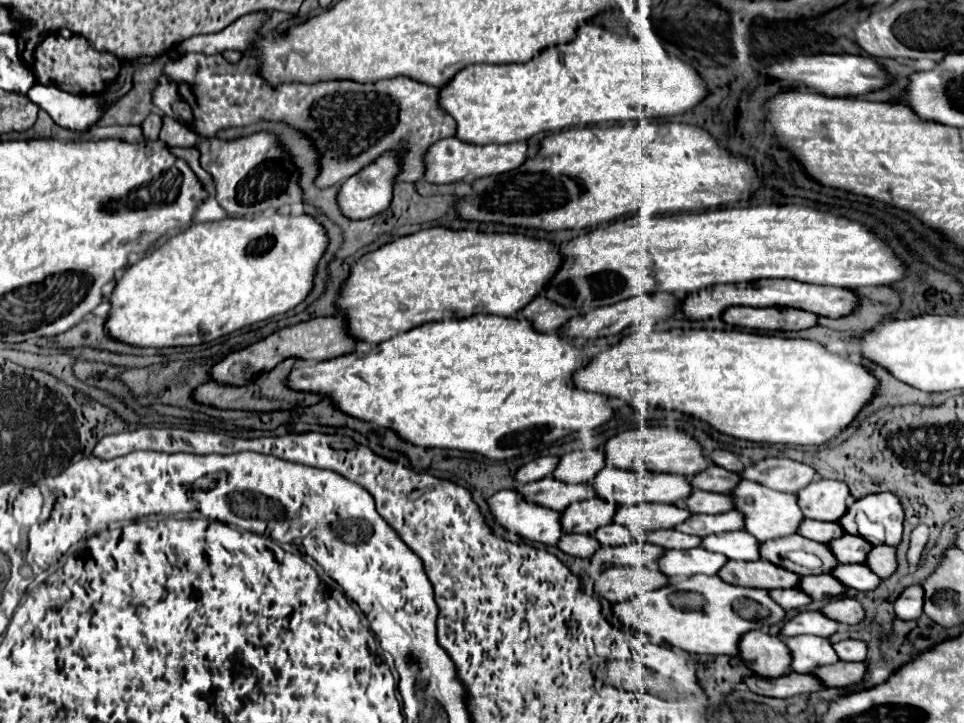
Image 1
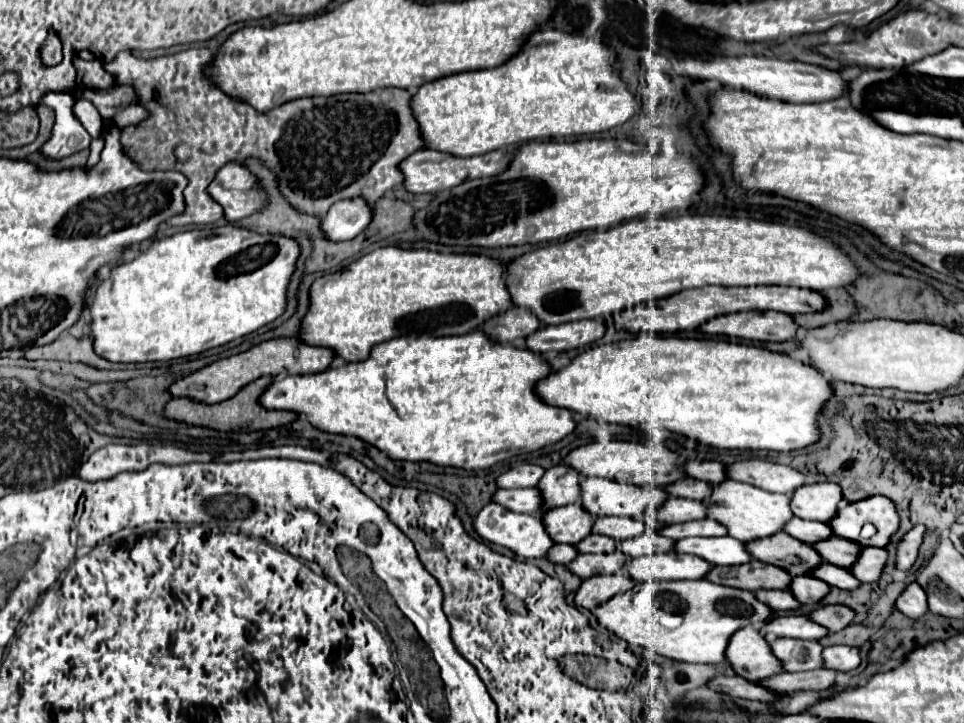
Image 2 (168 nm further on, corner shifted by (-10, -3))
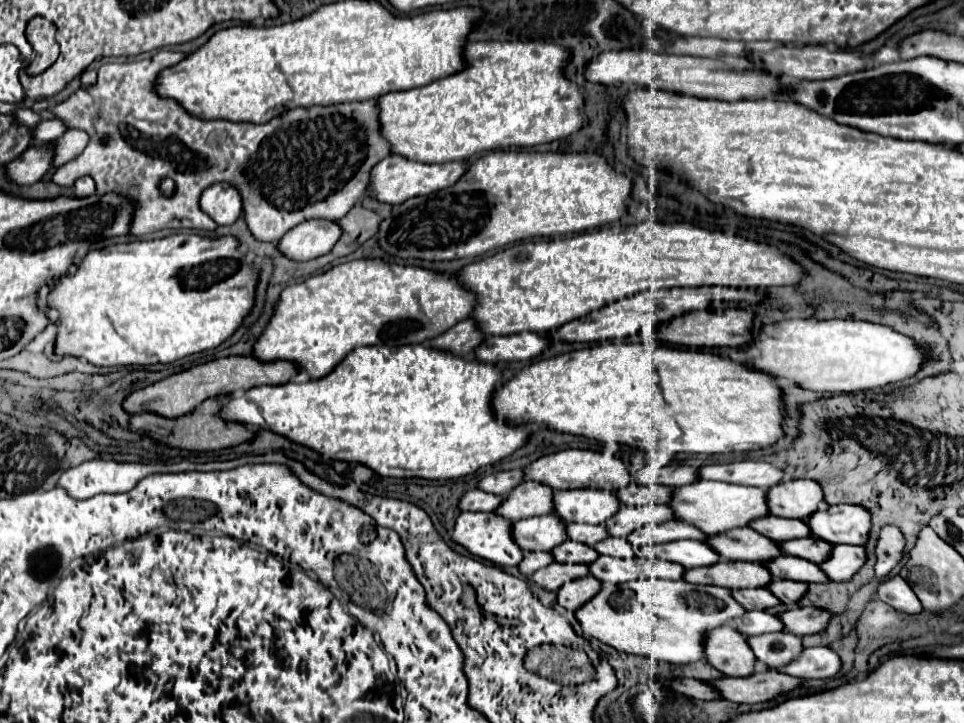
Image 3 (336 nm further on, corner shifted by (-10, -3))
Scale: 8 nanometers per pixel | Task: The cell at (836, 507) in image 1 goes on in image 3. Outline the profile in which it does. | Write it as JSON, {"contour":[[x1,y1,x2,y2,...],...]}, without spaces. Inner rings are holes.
{"contour":[[790,480,768,490,770,514,782,518,810,518,820,502,824,502,824,490,816,480]]}

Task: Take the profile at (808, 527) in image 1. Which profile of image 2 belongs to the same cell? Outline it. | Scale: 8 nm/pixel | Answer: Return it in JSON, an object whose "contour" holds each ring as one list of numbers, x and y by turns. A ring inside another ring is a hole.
{"contour":[[790,518,784,528,786,534,790,534,796,540,802,540,804,544,814,544,820,540,826,540,832,536,832,530,824,522,810,522,802,518]]}

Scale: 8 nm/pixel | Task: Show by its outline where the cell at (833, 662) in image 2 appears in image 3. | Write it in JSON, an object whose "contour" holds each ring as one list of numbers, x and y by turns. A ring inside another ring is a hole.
{"contour":[[818,646,818,648,806,648,806,652,802,652,802,656,794,660,794,664,778,668,778,672,810,680,810,678,832,678,834,674,840,672,840,668,842,660,838,652,834,652,828,646]]}

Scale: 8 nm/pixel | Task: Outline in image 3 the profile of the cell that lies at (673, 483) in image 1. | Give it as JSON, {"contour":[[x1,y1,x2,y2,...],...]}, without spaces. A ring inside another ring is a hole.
{"contour":[[576,488,576,490,558,490,554,494,556,514,562,520,570,522,586,522,586,524,604,524,610,520,620,508,622,502,610,490,596,488]]}

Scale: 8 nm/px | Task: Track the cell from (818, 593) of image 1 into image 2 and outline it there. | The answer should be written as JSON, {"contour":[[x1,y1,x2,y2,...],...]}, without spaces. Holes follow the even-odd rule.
{"contour":[[796,576,796,578,792,578,788,590,792,592,792,596,800,604,812,606,812,604,816,604,820,598,824,598,828,594,830,586,824,584,818,578,812,578,812,576]]}

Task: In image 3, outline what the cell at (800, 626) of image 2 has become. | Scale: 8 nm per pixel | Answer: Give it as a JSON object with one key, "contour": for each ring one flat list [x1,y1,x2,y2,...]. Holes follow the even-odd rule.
{"contour":[[746,612,746,616,732,622,744,636,758,636,766,632,782,632,784,624,776,614,770,612]]}

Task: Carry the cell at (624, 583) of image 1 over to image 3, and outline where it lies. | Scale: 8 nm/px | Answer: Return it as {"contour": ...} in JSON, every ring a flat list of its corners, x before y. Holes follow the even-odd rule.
{"contour":[[594,576,572,580,558,590,558,602,560,606,576,612,582,604,592,600,600,592,600,588,602,588,602,582]]}

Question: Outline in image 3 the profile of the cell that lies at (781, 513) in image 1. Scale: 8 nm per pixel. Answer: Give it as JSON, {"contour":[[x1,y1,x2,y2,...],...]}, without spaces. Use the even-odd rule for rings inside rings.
{"contour":[[698,480,694,484,680,486,674,492,670,506,674,508,674,512,680,520,690,520,690,524,700,528,708,536,724,534,734,528,744,528,752,520,770,514,766,490,752,488,752,486,728,484,728,482,710,482,710,480]]}

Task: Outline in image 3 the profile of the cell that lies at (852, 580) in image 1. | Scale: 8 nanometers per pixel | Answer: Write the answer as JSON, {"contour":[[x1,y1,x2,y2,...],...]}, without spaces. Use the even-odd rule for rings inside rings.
{"contour":[[778,556,778,560,770,560,770,574,774,580,796,580,796,582,828,582,830,578,822,568,814,562,796,558,796,556]]}

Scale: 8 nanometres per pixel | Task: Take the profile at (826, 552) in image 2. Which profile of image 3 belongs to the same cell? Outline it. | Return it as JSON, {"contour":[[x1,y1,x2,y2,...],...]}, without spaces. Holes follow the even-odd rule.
{"contour":[[798,538,798,540,788,540,782,542,782,552,822,564,832,556,832,548,830,544,826,544,826,540,818,540,818,538]]}

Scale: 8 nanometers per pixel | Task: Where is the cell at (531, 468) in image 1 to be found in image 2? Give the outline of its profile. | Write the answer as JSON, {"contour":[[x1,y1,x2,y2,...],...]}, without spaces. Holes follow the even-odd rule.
{"contour":[[520,464,504,472,502,476,498,476,496,486,498,488,534,488,534,484,538,484,542,474,544,474,544,468,536,464]]}

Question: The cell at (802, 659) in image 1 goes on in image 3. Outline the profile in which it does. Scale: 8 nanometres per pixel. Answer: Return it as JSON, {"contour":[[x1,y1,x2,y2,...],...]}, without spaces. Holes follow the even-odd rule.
{"contour":[[772,632,762,636,750,636,748,644,752,646,756,658,770,668,782,668,798,658,804,650,802,638,790,632]]}

